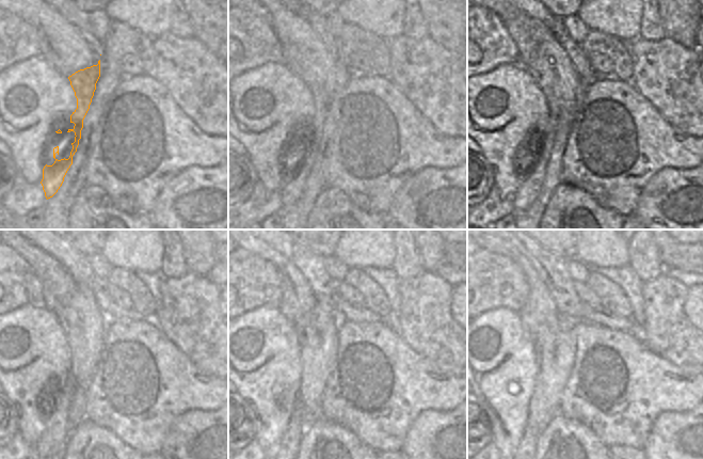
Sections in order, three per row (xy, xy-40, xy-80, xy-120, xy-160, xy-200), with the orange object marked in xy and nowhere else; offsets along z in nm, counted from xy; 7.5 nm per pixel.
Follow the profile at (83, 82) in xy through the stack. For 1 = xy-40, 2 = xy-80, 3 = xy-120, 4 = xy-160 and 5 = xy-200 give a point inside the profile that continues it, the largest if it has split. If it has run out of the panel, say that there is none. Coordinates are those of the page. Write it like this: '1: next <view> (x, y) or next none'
1: next xy-40 (293, 180)
2: next xy-80 (531, 185)
3: next xy-120 (57, 430)
4: next xy-160 (288, 446)
5: next xy-200 (527, 445)

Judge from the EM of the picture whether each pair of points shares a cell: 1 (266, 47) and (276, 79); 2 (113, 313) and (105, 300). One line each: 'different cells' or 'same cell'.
1: different cells
2: same cell

